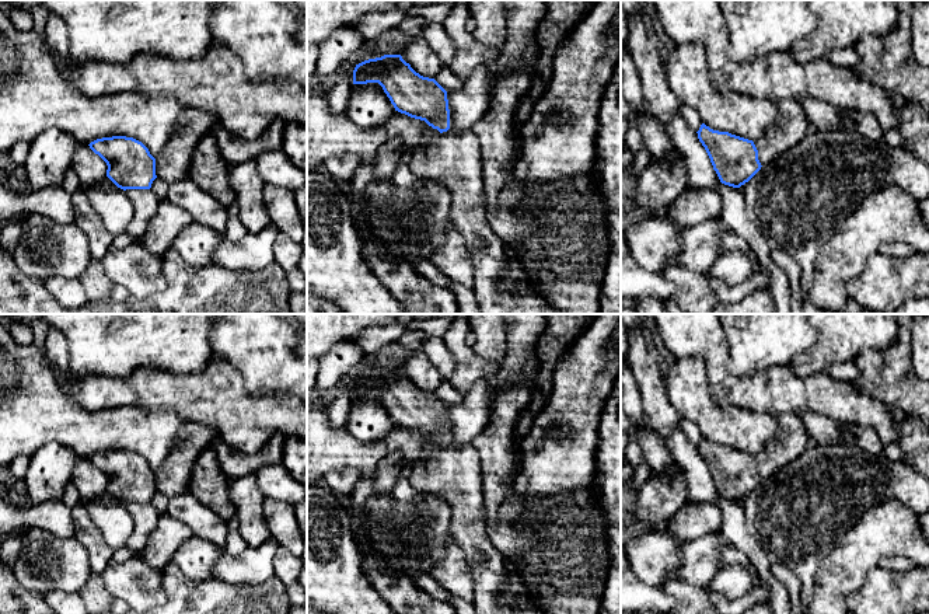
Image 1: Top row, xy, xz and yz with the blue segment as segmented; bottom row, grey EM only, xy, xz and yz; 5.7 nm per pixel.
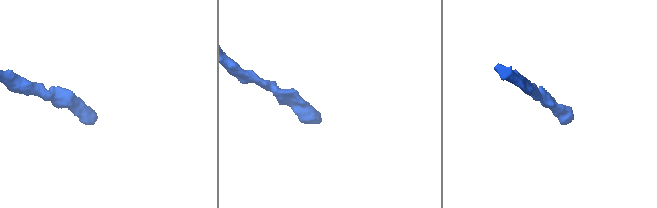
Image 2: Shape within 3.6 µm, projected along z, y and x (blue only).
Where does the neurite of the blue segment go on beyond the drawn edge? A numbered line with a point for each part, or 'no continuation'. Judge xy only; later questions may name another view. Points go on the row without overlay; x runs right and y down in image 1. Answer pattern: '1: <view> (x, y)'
no continuation

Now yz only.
1: yz (793, 439)

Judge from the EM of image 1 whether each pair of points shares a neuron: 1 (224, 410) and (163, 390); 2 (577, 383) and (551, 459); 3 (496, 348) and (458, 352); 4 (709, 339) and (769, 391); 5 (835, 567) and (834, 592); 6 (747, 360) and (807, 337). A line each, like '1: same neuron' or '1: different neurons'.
1: same neuron
2: same neuron
3: different neurons
4: same neuron
5: same neuron
6: same neuron

